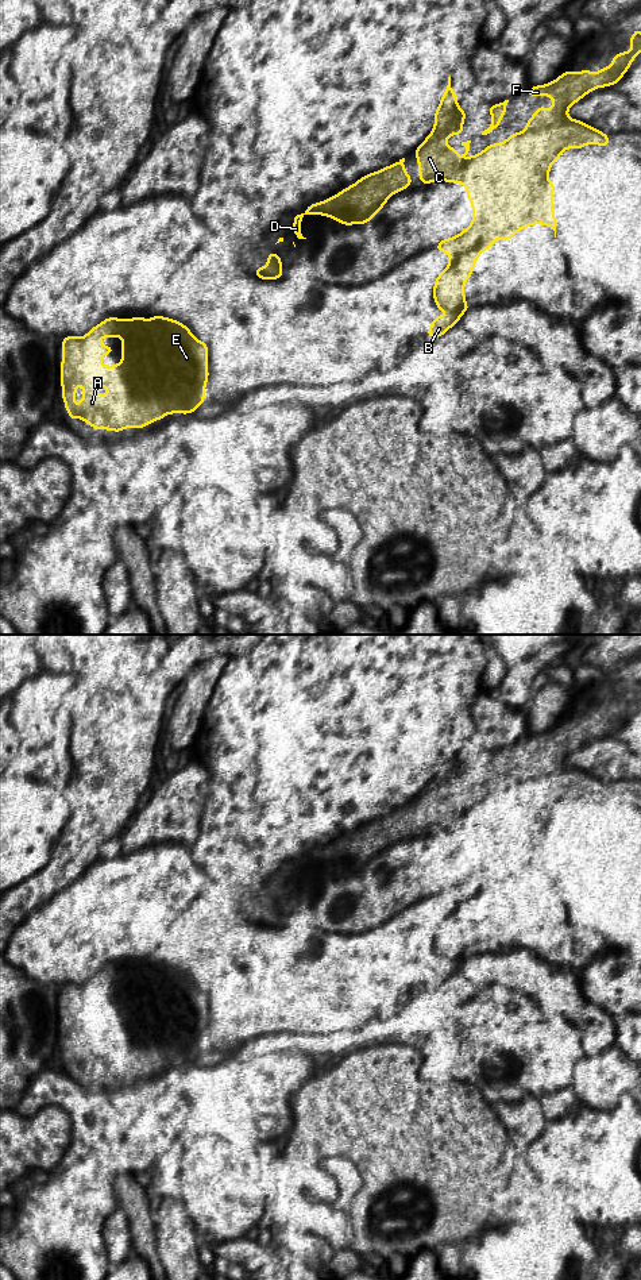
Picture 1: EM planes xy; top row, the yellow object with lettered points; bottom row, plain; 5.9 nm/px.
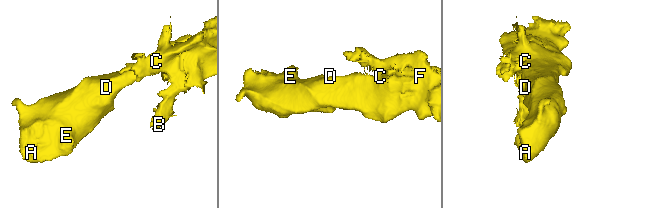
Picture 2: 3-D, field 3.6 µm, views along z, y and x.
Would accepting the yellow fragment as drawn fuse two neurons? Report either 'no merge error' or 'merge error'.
merge error

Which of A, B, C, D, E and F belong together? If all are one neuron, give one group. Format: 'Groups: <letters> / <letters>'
Groups: A D E F / B C

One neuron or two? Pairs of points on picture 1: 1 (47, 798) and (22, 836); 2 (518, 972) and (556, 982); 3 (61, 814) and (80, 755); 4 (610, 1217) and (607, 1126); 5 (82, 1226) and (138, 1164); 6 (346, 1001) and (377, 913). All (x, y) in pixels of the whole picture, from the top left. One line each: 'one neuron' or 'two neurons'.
1: one neuron
2: two neurons
3: two neurons
4: one neuron
5: one neuron
6: two neurons

